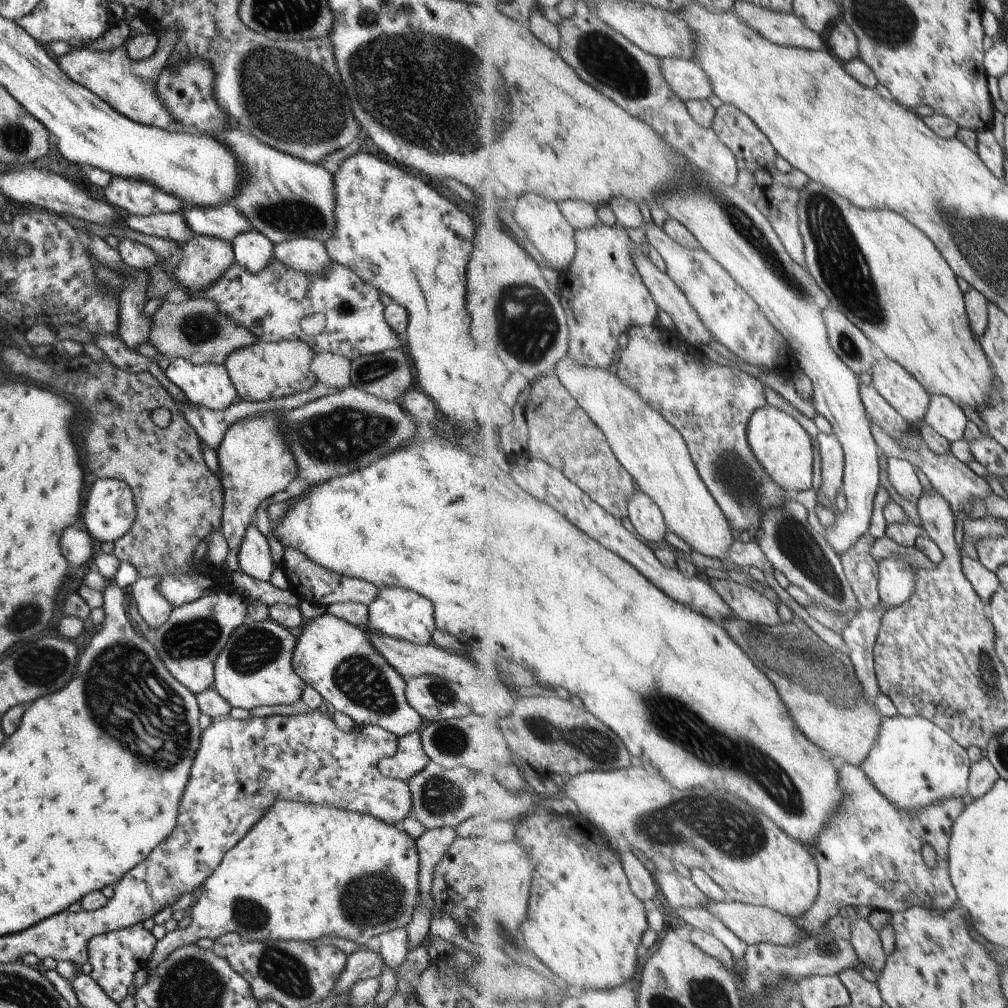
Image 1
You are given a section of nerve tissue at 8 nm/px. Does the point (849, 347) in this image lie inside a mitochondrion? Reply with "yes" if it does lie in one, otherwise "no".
yes

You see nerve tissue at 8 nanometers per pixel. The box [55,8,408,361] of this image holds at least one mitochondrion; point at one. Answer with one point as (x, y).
(290, 99)

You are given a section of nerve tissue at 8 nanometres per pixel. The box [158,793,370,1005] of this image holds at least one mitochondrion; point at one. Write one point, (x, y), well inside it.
(288, 974)

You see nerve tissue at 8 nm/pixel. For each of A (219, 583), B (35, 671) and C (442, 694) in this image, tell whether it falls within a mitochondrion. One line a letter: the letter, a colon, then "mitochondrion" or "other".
A: other
B: mitochondrion
C: mitochondrion

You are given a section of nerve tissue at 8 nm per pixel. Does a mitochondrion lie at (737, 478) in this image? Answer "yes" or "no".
yes

